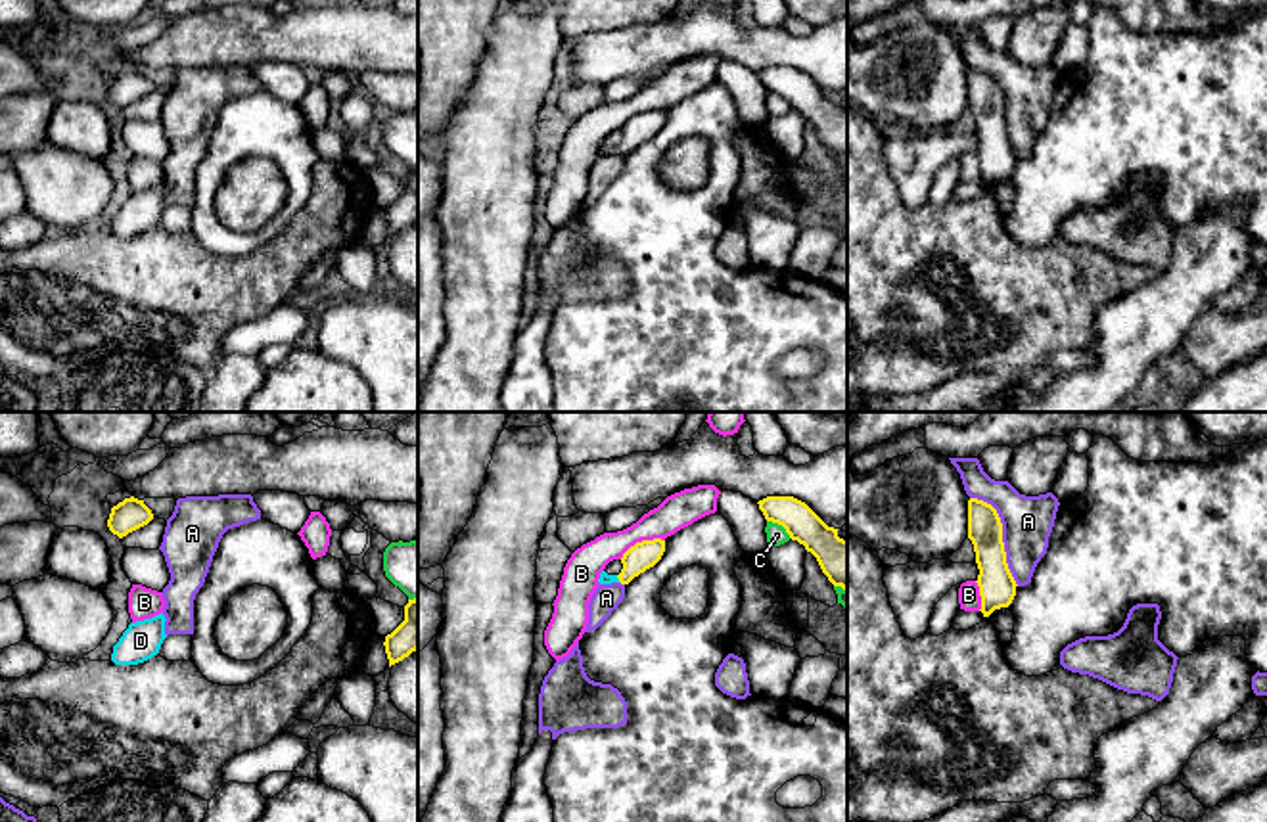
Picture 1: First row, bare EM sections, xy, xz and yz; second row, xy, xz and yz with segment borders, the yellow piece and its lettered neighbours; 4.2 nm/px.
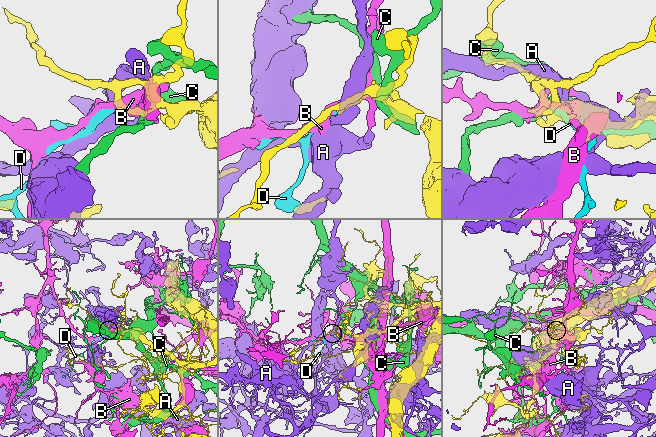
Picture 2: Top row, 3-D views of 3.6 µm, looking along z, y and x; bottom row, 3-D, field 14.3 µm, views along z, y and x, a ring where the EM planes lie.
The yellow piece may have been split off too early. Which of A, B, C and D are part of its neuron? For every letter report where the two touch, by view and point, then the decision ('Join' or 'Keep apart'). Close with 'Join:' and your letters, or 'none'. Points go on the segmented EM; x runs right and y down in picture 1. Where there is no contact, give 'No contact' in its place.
A: Touches yellow at yz (1001, 535). Keep apart
B: Touches yellow at xz (643, 541). Keep apart
C: Touches yellow at xz (781, 524). Keep apart
D: Touches yellow at xz (618, 577). Join
Join: D

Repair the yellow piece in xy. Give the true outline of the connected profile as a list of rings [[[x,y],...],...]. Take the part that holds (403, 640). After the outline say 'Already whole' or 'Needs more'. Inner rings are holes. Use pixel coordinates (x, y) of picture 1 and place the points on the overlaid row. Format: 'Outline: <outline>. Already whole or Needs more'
Outline: [[[418,598],[404,605],[404,621],[385,636],[385,653],[389,667],[418,650]]]. Already whole

